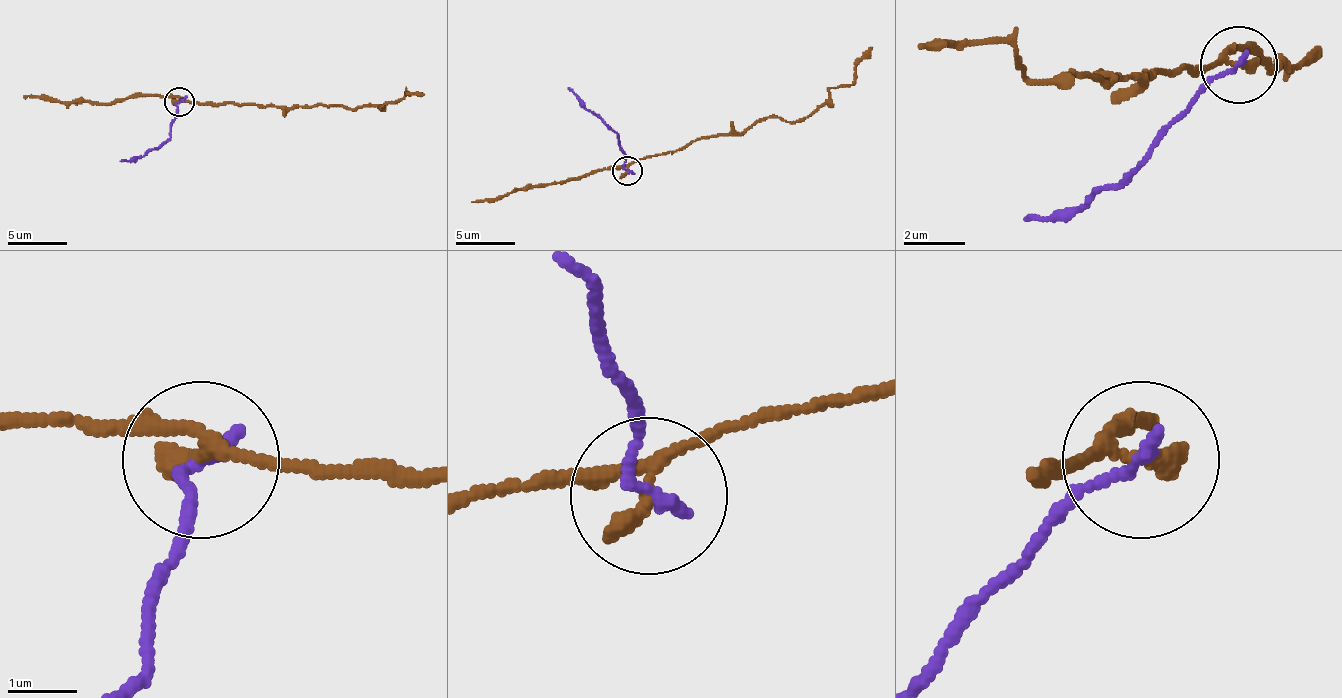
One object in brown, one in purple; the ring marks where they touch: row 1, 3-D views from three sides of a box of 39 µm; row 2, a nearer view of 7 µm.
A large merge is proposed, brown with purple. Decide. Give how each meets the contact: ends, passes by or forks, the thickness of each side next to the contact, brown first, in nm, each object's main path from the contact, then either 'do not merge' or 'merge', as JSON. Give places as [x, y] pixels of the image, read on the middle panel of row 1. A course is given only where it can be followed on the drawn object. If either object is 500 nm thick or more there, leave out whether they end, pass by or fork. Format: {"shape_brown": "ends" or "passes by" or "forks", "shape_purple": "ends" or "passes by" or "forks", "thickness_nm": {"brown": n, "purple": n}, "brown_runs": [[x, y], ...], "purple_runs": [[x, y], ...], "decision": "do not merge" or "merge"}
{"shape_brown": "passes by", "shape_purple": "ends", "thickness_nm": {"brown": 240, "purple": 200}, "brown_runs": [[626, 171], [697, 139], [804, 118], [854, 82], [854, 65], [872, 47]], "purple_runs": [[626, 171], [617, 136], [567, 88]], "decision": "do not merge"}

